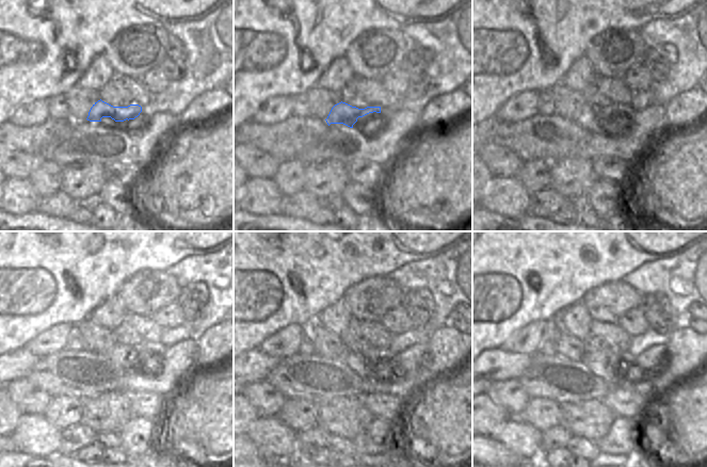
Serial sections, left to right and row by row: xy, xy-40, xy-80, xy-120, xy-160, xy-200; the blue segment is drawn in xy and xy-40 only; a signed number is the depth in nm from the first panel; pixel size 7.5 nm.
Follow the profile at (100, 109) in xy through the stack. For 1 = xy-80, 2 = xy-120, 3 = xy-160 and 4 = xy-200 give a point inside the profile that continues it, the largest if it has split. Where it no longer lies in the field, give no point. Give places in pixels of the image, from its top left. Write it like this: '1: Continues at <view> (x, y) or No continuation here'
1: Continues at xy-80 (587, 118)
2: Continues at xy-120 (121, 357)
3: Continues at xy-160 (362, 365)
4: Continues at xy-200 (604, 365)

